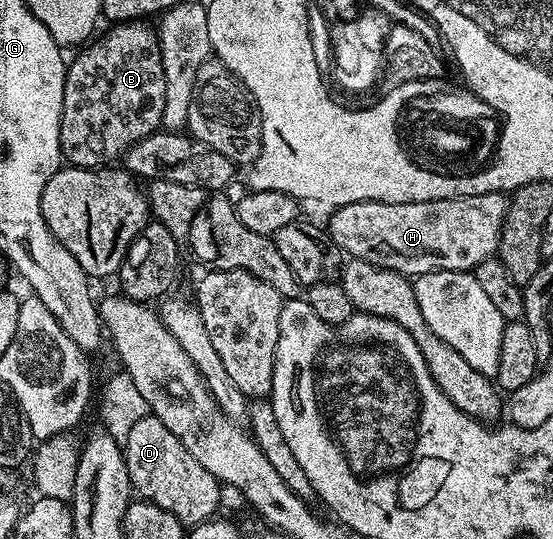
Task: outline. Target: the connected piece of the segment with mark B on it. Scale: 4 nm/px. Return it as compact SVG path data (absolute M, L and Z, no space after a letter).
M145 20L110 25L108 27L110 30L106 32L105 38L99 39L100 37L98 37L96 40L90 41L84 48L78 49L76 51L76 53L78 52L77 59L74 62L72 59L66 65L65 87L63 88L63 116L61 117L61 153L68 165L101 168L106 164L116 163L113 161L116 158L118 161L136 142L158 133L159 127L163 123L163 108L167 100L167 84L165 83L165 69L163 68L163 60L161 59L161 40L158 31L154 27L152 30L149 25L150 23Z

